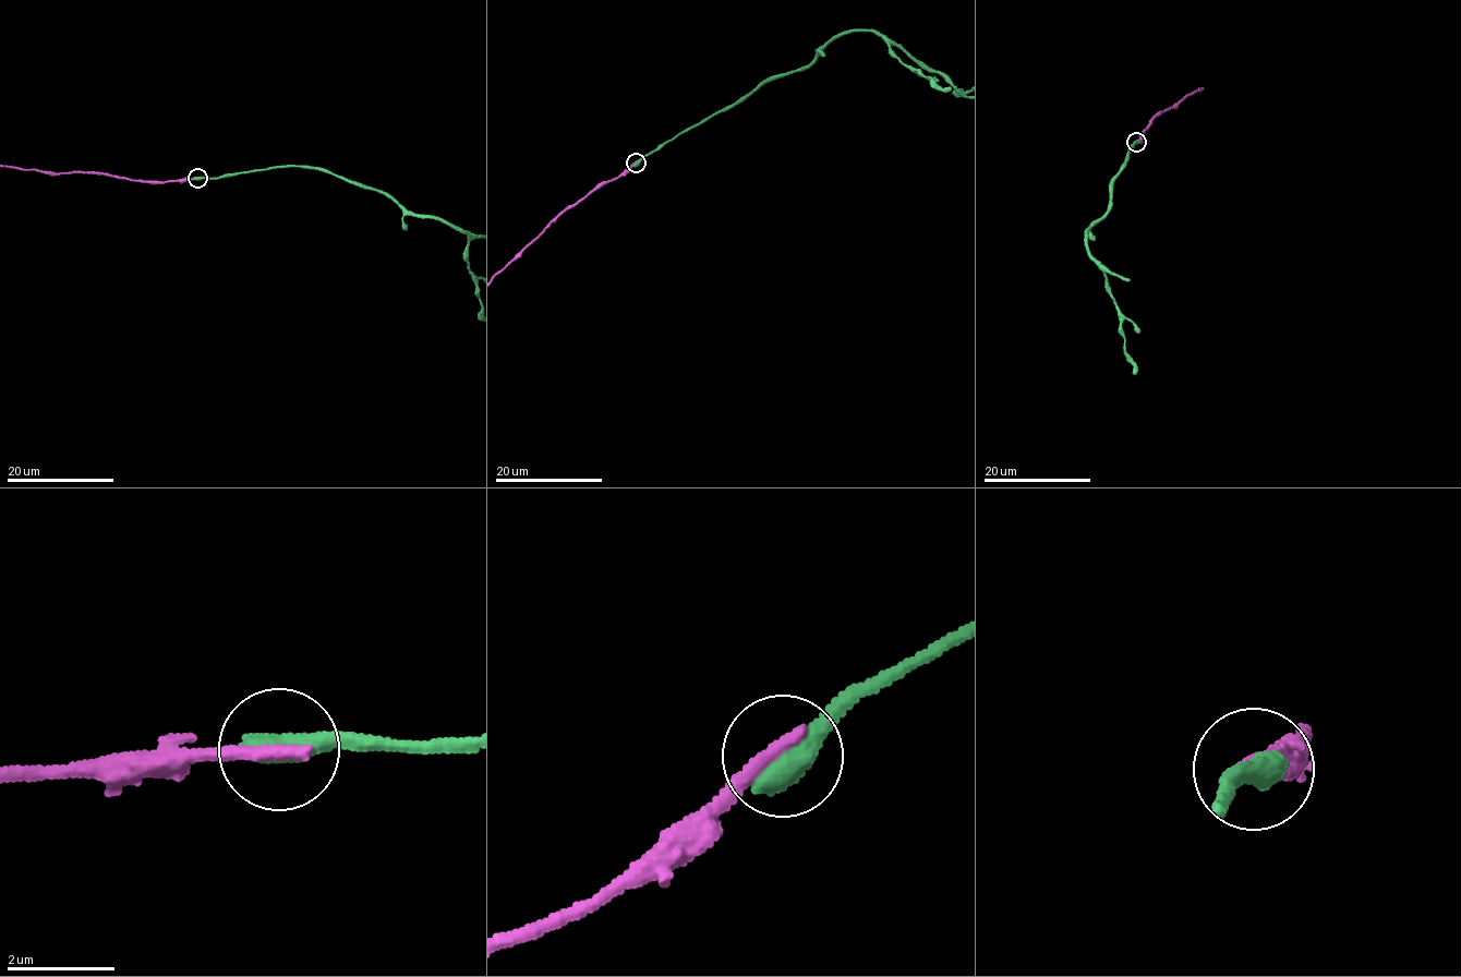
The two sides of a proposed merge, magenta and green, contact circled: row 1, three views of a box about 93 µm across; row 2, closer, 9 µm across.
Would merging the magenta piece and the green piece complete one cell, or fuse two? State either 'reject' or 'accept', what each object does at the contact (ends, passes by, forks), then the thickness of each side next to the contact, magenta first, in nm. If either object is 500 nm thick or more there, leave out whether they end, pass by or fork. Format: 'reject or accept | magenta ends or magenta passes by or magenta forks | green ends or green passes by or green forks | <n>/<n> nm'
reject | 320/600 nm

